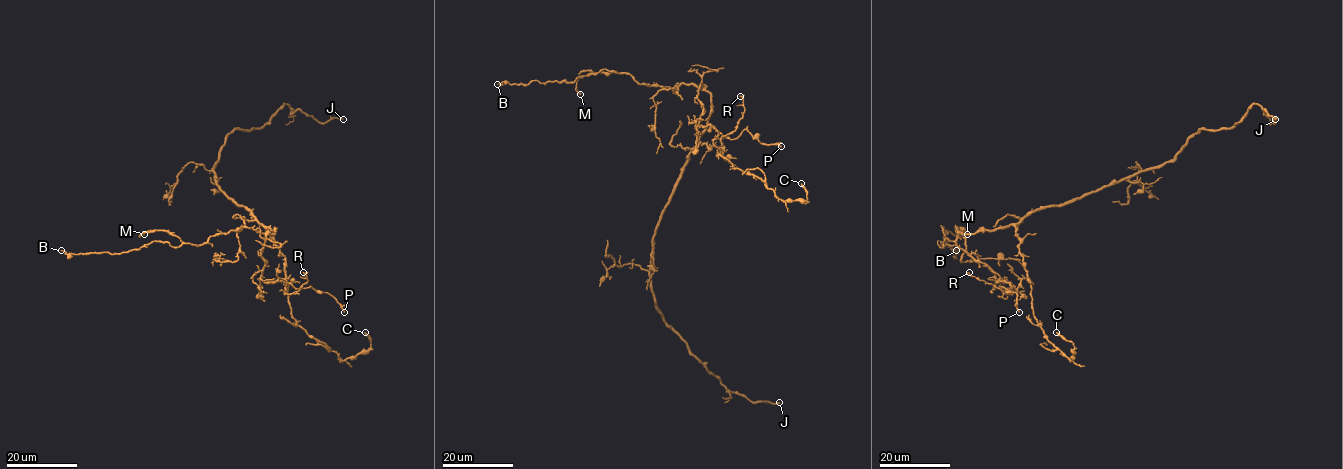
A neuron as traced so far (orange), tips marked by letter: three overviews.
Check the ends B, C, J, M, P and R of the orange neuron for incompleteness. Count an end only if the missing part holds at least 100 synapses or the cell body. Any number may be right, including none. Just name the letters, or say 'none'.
J

